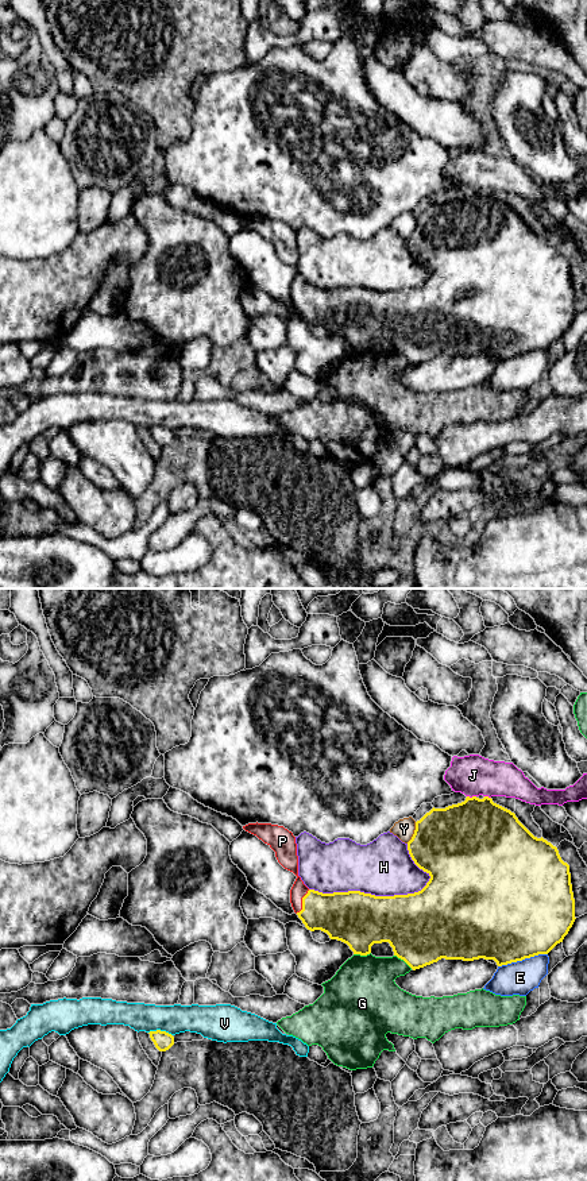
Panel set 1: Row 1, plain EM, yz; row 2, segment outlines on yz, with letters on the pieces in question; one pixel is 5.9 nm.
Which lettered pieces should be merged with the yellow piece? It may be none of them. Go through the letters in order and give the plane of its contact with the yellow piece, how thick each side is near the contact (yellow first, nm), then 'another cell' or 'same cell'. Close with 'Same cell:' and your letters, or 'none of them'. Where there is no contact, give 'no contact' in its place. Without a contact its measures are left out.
E: yz | 500/200 nm | another cell
G: yz | 420/300 nm | another cell
H: yz | 320/340 nm | another cell
J: yz | 480/240 nm | another cell
P: yz | 280/90 nm | same cell
V: yz | 110/170 nm | another cell
Y: yz | 460/120 nm | another cell
Same cell: P

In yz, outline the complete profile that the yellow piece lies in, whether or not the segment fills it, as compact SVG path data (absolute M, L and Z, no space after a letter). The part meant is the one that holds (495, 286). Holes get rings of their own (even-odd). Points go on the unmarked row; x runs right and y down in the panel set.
M467 192L445 204L433 202L416 217L408 246L430 274L421 286L408 290L309 285L298 271L297 239L291 227L258 217L243 224L267 239L278 258L297 271L290 298L308 325L321 325L360 351L370 350L374 339L389 337L394 351L413 366L441 354L484 354L502 362L548 350L563 337L576 314L569 260L561 255L557 243L542 232L534 232L514 208L488 192Z

